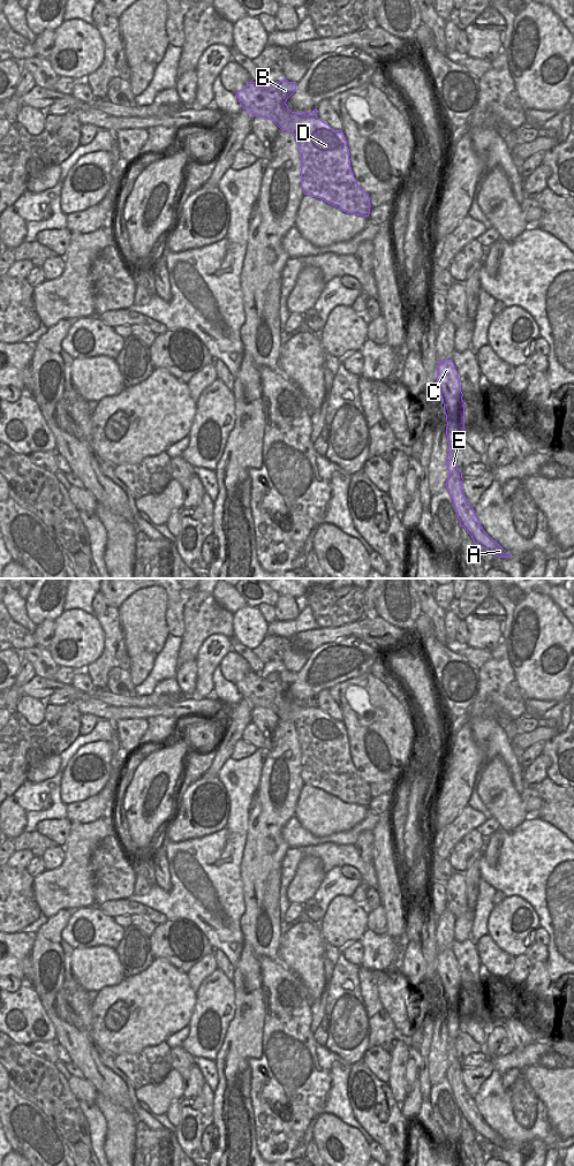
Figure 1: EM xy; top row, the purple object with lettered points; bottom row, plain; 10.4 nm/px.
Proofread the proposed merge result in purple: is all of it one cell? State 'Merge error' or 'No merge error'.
Merge error

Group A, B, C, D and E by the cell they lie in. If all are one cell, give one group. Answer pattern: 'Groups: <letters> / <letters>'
Groups: A C D E / B

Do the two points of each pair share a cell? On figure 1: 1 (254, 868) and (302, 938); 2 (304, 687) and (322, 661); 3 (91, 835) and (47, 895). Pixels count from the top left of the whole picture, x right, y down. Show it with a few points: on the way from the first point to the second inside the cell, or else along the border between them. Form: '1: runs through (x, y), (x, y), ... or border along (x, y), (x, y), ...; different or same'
1: border along (282, 932), (278, 951); different
2: runs through (310, 681), (322, 667); same
3: runs through (77, 852), (77, 857), (54, 880), (51, 880); same

